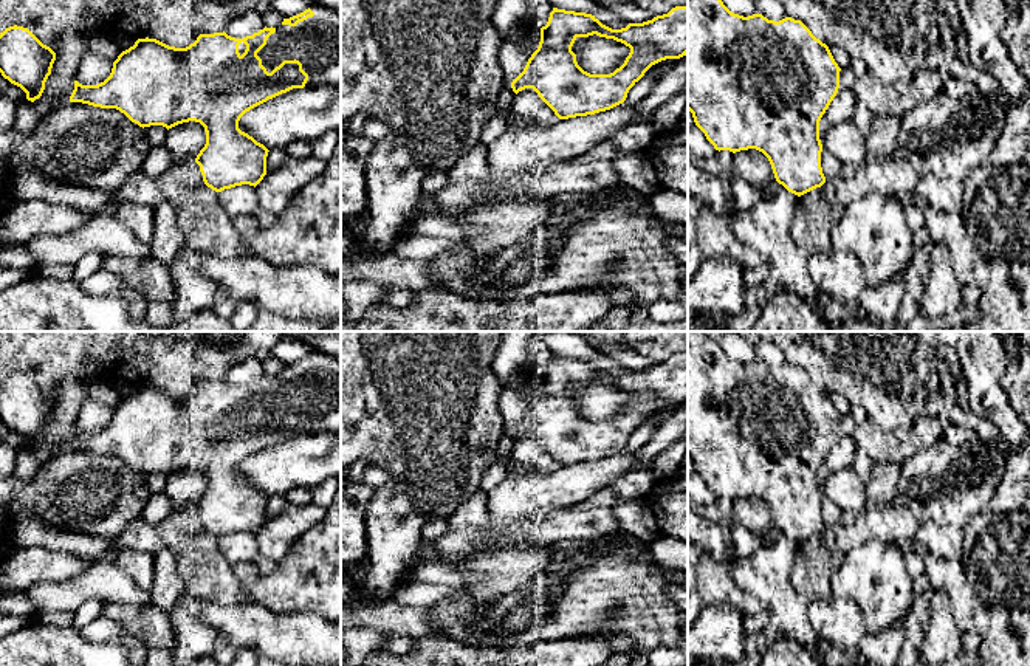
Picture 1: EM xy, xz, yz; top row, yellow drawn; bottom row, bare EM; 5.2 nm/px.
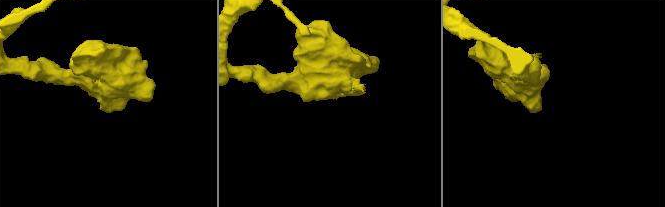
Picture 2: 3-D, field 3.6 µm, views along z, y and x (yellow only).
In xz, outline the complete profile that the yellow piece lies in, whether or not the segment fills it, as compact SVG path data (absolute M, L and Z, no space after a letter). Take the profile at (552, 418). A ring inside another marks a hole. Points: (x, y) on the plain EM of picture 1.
M675 353L668 361L657 362L643 370L629 370L612 376L595 362L553 355L548 369L541 375L537 397L528 406L524 418L511 429L517 441L533 435L559 466L595 462L623 451L629 437L655 410L666 406L680 406L688 401L688 353ZM599 383L613 386L630 395L624 410L610 421L590 421L578 409L572 393L578 384Z

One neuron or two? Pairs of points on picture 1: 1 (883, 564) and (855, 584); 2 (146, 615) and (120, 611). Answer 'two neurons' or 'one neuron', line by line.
1: one neuron
2: one neuron

